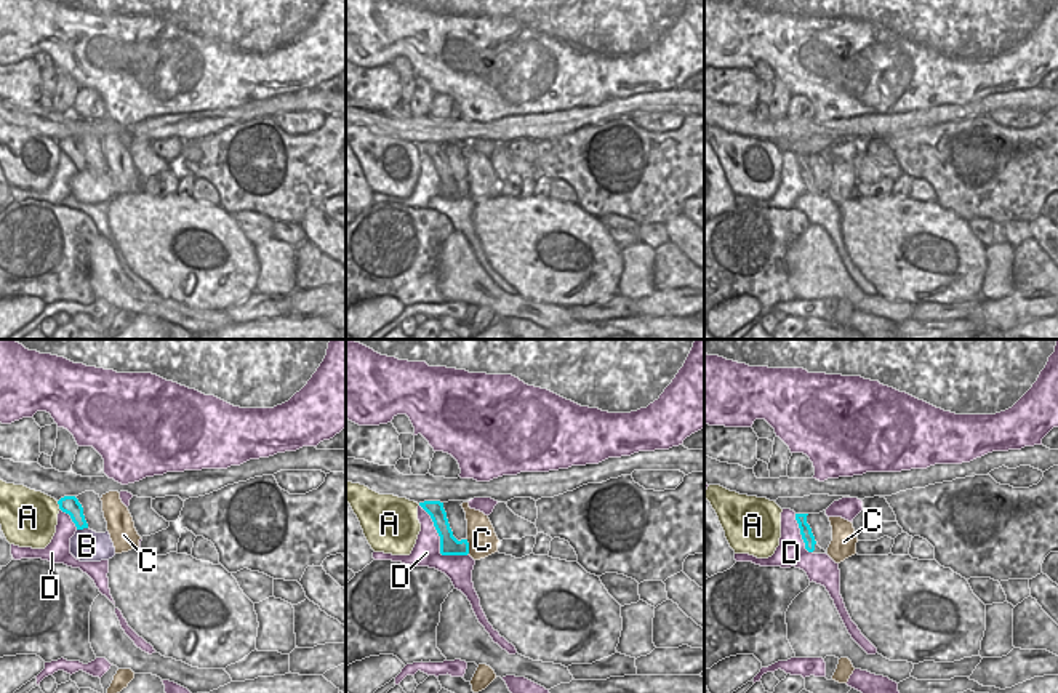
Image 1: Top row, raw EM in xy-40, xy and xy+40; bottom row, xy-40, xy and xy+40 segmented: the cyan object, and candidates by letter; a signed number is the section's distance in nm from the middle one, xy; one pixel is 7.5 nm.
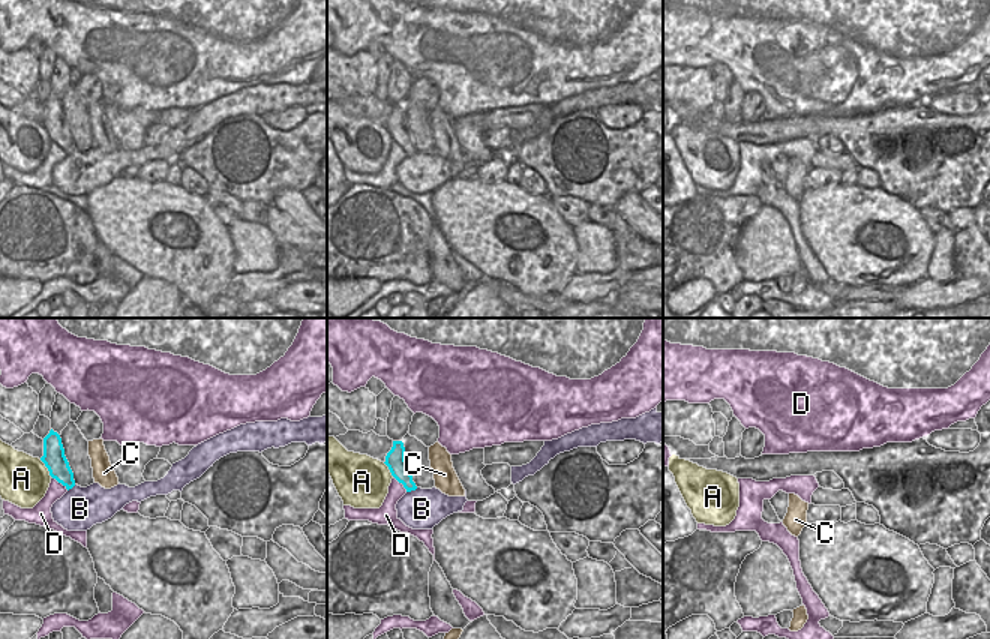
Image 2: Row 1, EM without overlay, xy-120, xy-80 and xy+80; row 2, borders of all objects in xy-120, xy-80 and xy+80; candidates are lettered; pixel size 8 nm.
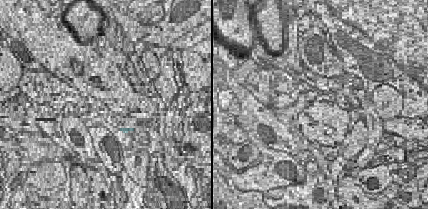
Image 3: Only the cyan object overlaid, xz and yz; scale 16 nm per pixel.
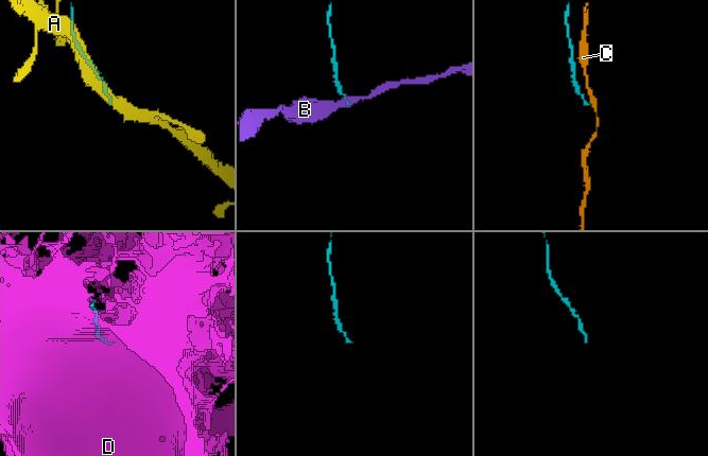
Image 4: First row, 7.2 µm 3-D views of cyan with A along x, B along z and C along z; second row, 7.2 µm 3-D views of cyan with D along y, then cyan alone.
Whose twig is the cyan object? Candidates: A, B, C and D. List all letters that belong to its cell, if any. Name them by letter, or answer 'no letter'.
no letter

